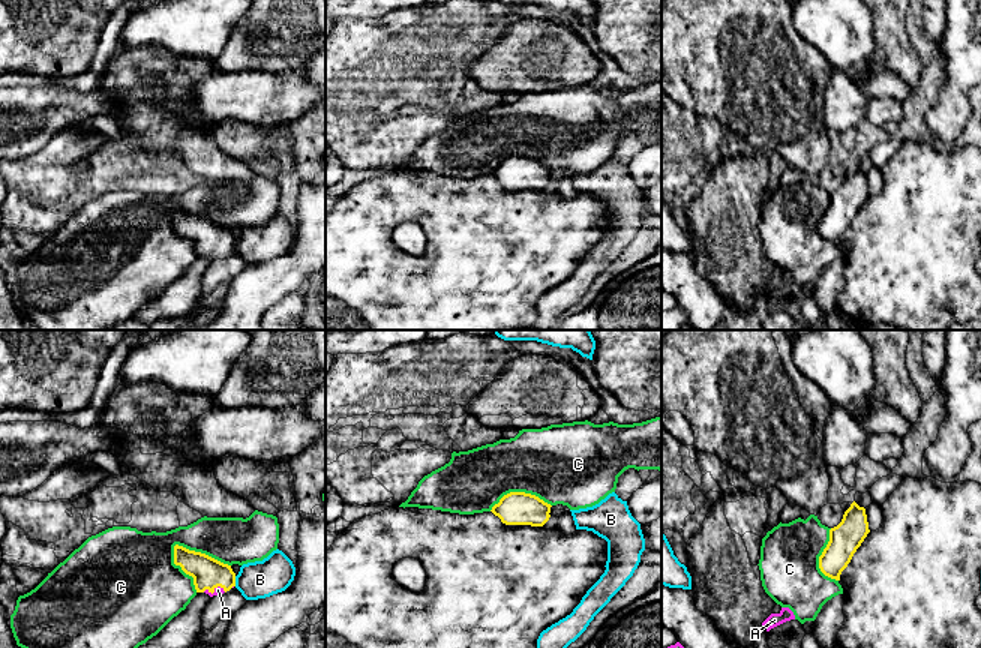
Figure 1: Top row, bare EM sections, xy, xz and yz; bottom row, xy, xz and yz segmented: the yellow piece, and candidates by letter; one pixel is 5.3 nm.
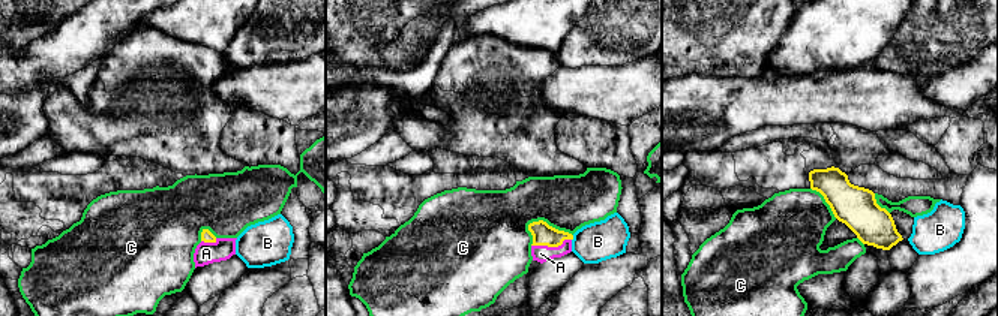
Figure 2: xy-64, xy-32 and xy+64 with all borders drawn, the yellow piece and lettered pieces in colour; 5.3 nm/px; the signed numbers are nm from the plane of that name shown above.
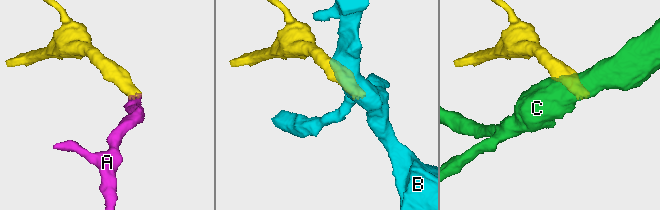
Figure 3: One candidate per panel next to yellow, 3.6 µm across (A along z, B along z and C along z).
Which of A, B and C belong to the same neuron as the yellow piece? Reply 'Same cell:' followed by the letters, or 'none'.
Same cell: A

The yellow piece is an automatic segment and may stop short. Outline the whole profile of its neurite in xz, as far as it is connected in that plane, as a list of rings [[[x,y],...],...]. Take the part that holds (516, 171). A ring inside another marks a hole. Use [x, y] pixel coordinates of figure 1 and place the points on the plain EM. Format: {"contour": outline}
{"contour": [[[510,156],[490,176],[506,189],[543,190],[550,182],[550,171],[536,159]]]}

